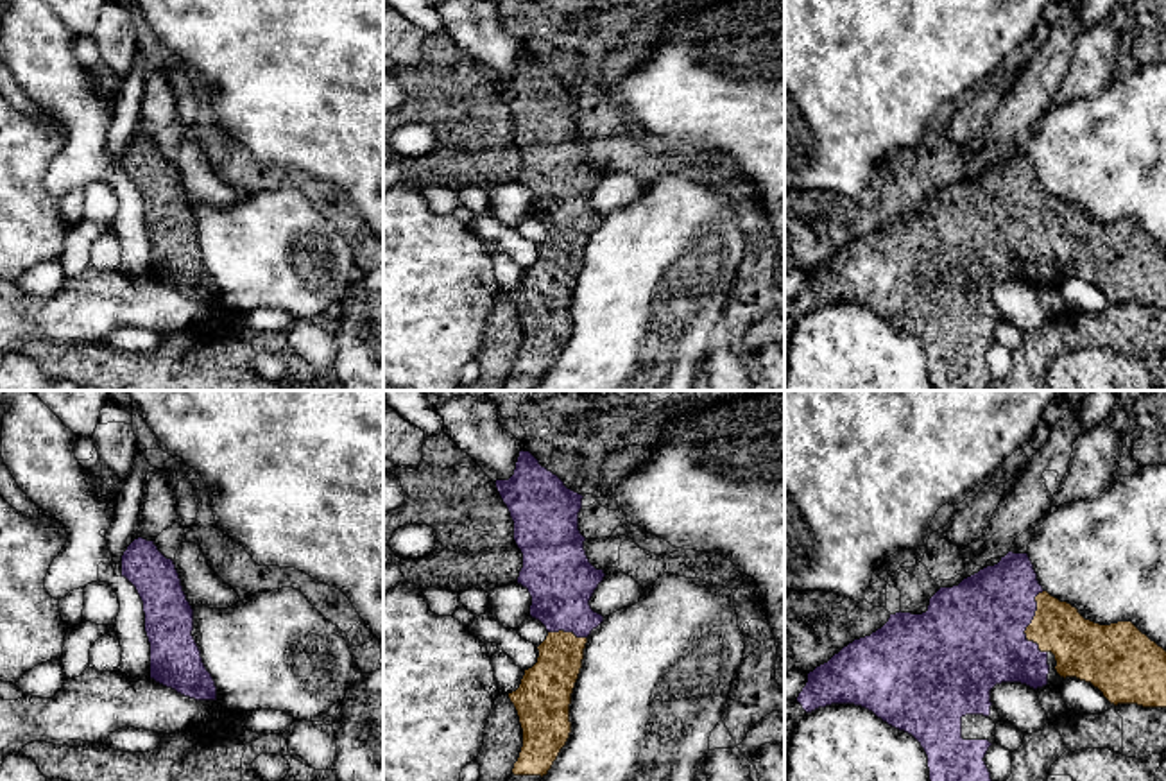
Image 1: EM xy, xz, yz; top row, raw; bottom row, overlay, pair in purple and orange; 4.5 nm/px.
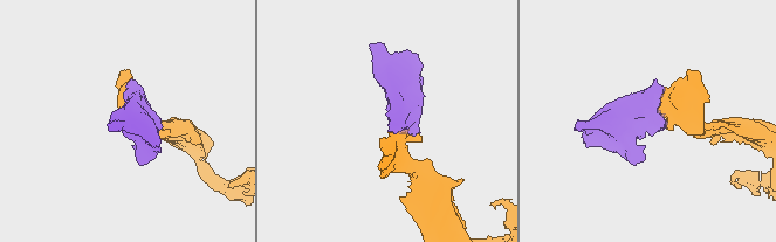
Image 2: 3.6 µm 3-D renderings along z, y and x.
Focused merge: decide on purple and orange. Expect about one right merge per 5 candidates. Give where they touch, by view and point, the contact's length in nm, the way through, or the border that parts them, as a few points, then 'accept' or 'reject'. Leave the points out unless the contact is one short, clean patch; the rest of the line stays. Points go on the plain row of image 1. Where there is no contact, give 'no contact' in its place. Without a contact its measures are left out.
meets purple in yz at (1028, 223); contact 280 nm long; accept

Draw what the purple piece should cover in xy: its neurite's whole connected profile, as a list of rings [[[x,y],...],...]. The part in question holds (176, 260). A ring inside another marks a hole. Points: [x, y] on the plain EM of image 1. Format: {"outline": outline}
{"outline": [[[134,138],[122,154],[122,176],[143,201],[150,278],[195,299],[217,299],[217,285],[192,235],[193,208],[179,172],[154,140]]]}

